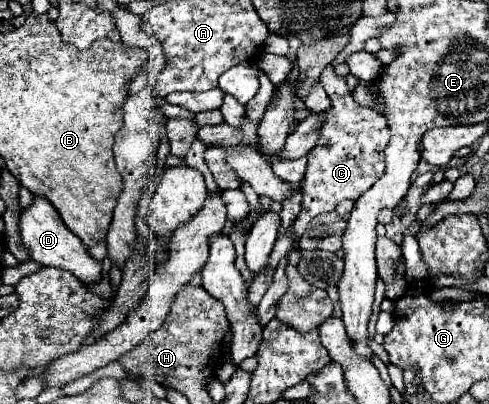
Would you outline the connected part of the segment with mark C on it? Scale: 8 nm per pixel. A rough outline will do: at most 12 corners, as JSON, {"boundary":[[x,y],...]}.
{"boundary":[[333,66],[321,138],[307,156],[301,238],[311,218],[385,174],[387,120],[357,104]]}

